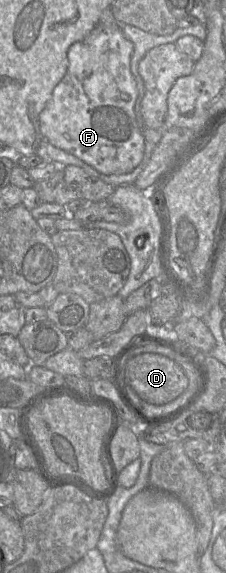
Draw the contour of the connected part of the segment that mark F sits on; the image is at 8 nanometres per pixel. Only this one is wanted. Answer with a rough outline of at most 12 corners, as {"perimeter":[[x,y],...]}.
{"perimeter":[[133,43],[69,47],[44,139],[102,174],[144,158]]}

